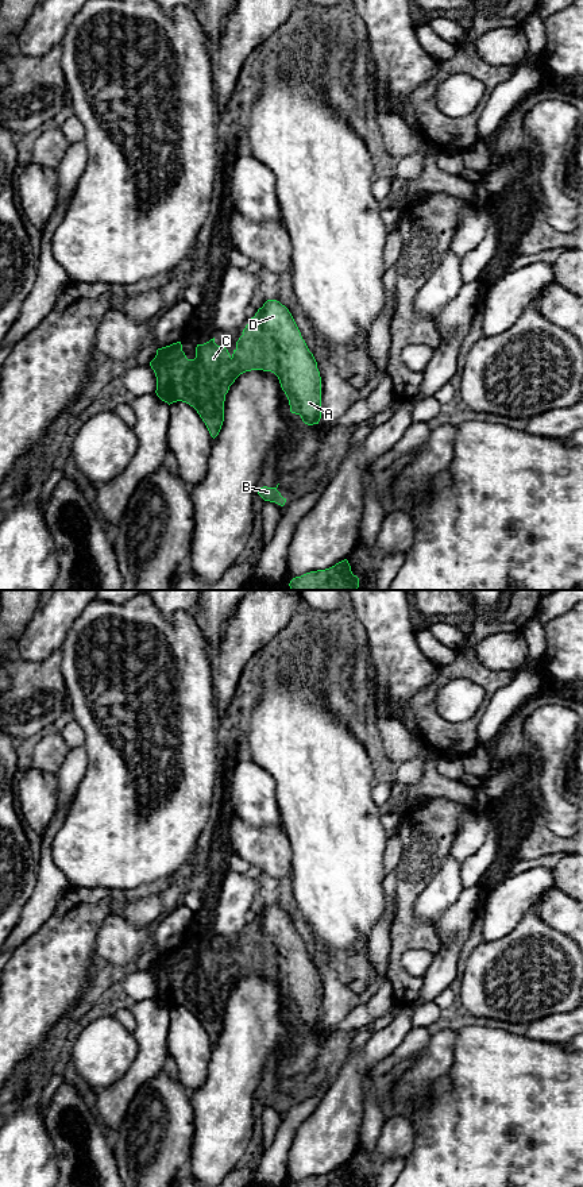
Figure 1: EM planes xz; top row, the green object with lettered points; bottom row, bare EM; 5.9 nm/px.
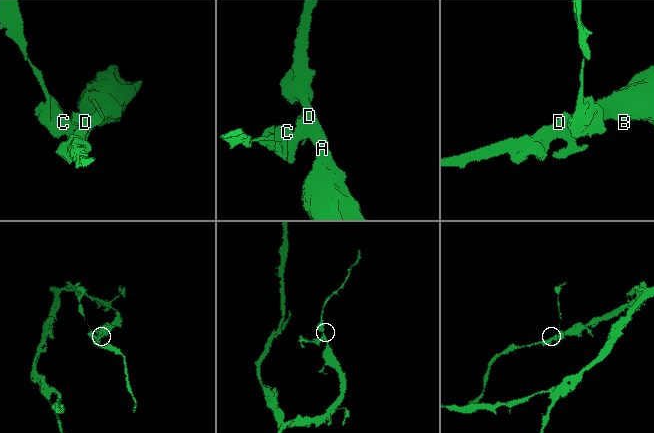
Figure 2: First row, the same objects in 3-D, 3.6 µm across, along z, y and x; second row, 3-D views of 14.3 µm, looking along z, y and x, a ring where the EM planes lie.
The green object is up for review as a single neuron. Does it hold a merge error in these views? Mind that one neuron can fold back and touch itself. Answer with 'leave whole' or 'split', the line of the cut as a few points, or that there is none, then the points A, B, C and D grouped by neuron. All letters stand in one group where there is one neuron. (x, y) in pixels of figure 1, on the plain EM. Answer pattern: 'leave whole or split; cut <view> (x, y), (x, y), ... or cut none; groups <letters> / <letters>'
leave whole; cut none; groups A B C D

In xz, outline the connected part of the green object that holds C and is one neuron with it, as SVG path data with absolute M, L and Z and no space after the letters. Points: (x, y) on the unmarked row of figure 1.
M267 905L262 913L258 914L254 922L242 937L243 940L236 947L236 953L231 960L223 951L215 948L215 943L204 949L197 949L196 963L188 964L182 956L181 947L157 955L155 963L150 967L151 974L157 982L157 1001L169 1010L177 1006L182 1006L193 1011L202 1026L205 1028L211 1041L215 1044L224 1026L224 1006L229 991L235 984L251 975L263 975L274 978L285 997L290 1017L300 1020L302 1026L308 1030L318 1029L321 1024L321 982L317 974L317 967L313 959L309 956L301 937L289 917L289 914L277 905Z

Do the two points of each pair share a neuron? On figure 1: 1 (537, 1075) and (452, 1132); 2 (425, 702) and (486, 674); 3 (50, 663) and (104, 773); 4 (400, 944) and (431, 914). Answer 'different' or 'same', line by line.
1: same
2: same
3: different
4: different

